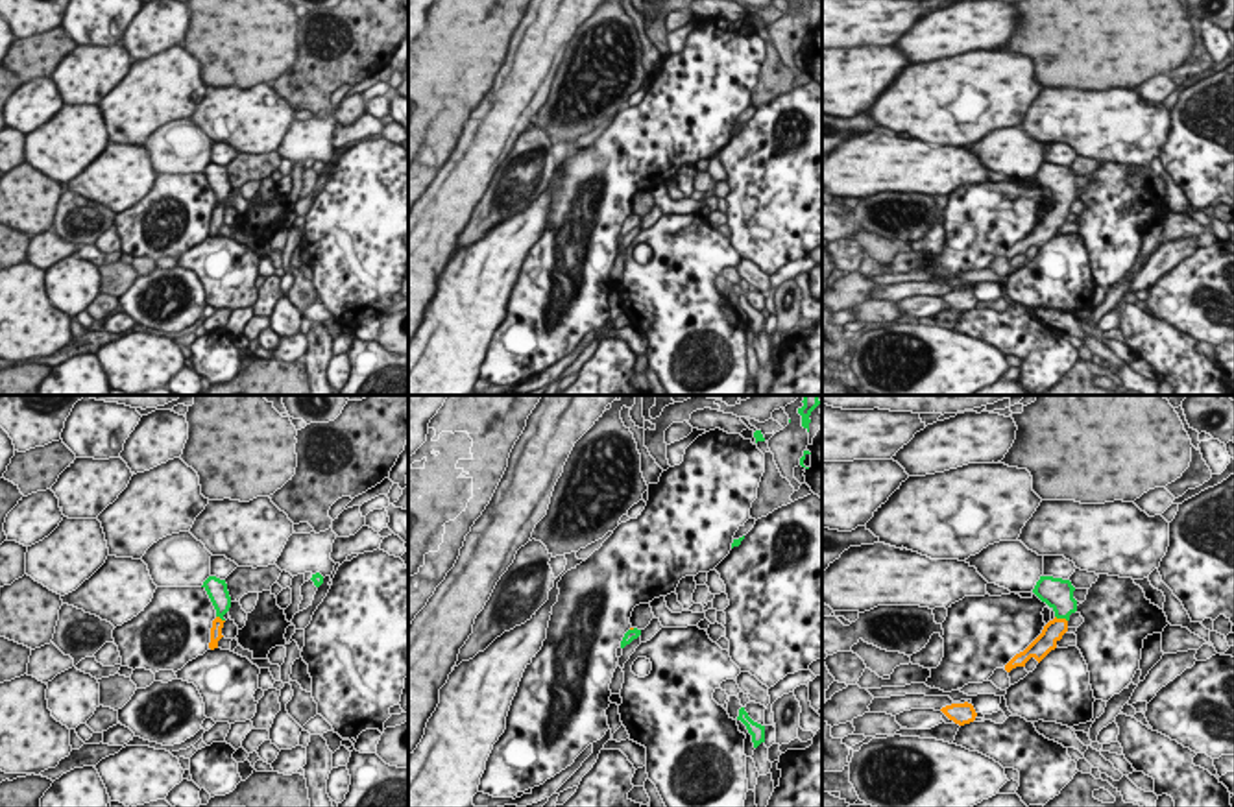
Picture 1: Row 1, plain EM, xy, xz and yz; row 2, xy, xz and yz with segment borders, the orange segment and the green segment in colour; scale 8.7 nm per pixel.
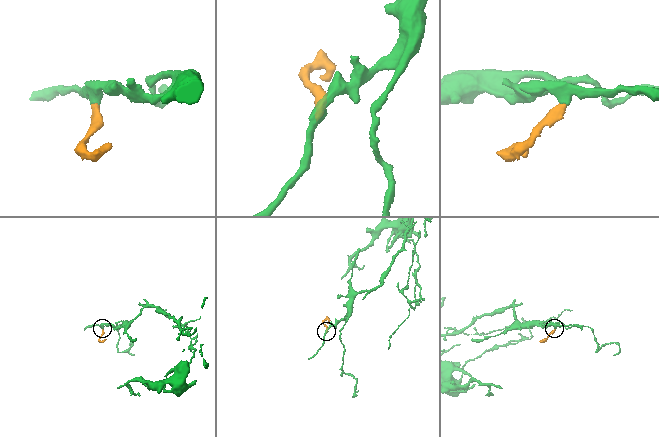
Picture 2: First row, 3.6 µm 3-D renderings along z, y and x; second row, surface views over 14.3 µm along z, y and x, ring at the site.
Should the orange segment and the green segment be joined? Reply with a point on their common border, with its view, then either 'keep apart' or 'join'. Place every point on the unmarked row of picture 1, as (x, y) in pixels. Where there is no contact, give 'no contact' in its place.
contact yz (1061, 205); join

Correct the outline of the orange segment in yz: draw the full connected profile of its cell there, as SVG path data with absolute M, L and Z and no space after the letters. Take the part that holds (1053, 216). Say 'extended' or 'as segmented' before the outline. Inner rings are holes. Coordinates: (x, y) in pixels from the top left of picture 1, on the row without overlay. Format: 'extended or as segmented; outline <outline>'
extended; outline M1040 163L1033 179L1055 198L1055 205L1044 212L1042 220L1023 238L1016 240L1005 251L1007 259L1016 253L1025 253L1031 244L1040 249L1051 236L1057 235L1057 229L1068 218L1070 201L1077 198L1073 177L1075 174L1070 166Z

